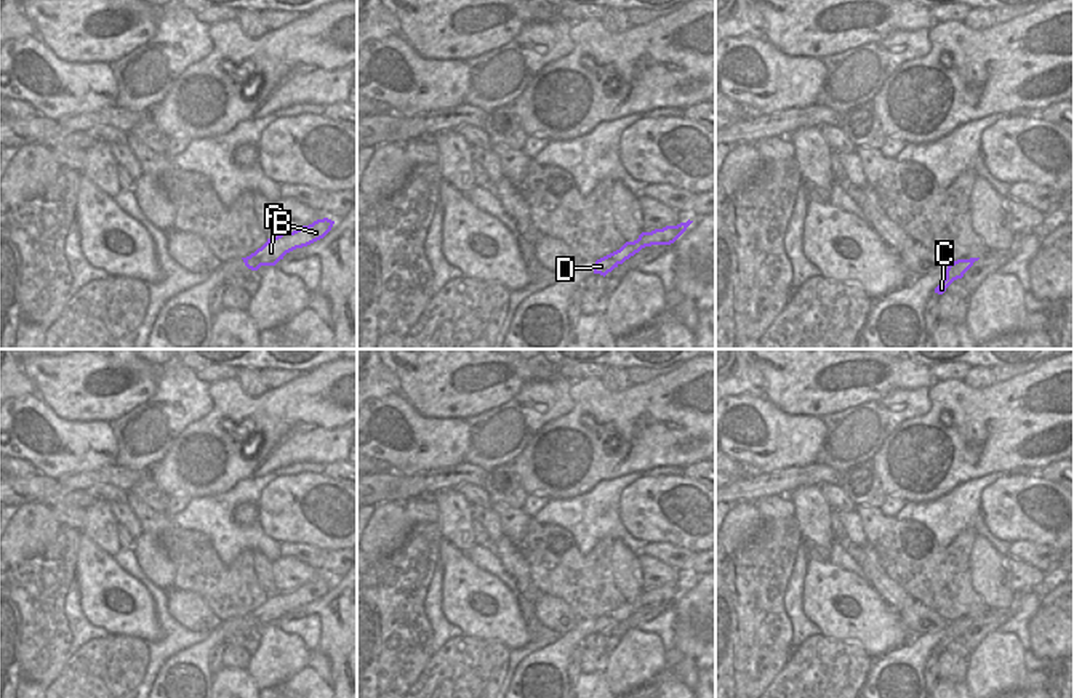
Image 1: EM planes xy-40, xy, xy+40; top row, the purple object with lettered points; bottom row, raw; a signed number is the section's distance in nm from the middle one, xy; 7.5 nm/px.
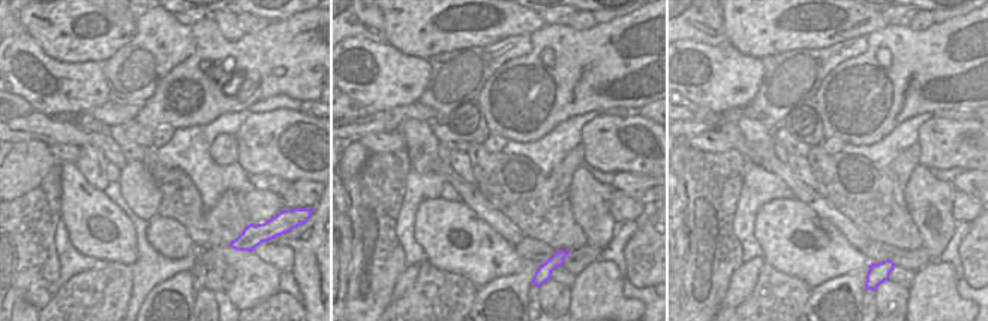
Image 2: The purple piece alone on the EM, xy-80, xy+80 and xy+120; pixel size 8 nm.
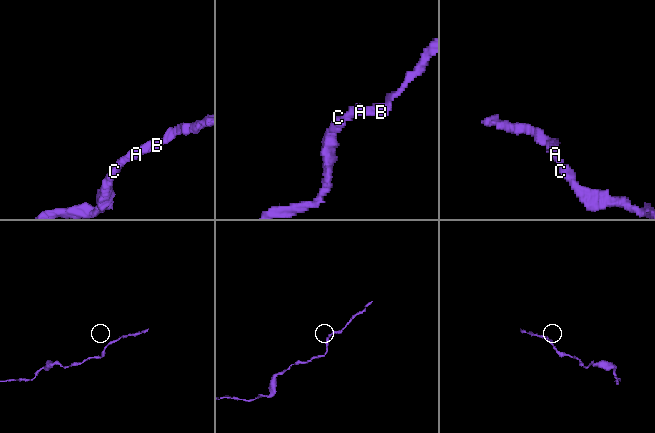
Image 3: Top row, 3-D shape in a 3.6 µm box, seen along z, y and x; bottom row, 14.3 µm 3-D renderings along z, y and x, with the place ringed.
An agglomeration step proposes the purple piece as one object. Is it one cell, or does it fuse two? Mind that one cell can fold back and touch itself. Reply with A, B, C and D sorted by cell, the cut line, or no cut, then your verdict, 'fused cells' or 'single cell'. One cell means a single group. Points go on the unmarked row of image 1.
groups A B C D; cut none; single cell

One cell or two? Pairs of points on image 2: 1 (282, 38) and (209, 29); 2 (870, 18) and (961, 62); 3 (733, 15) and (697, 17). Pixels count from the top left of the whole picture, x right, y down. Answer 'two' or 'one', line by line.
1: one
2: two
3: two

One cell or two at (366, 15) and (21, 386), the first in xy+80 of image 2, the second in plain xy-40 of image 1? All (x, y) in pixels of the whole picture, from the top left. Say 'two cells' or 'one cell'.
one cell

